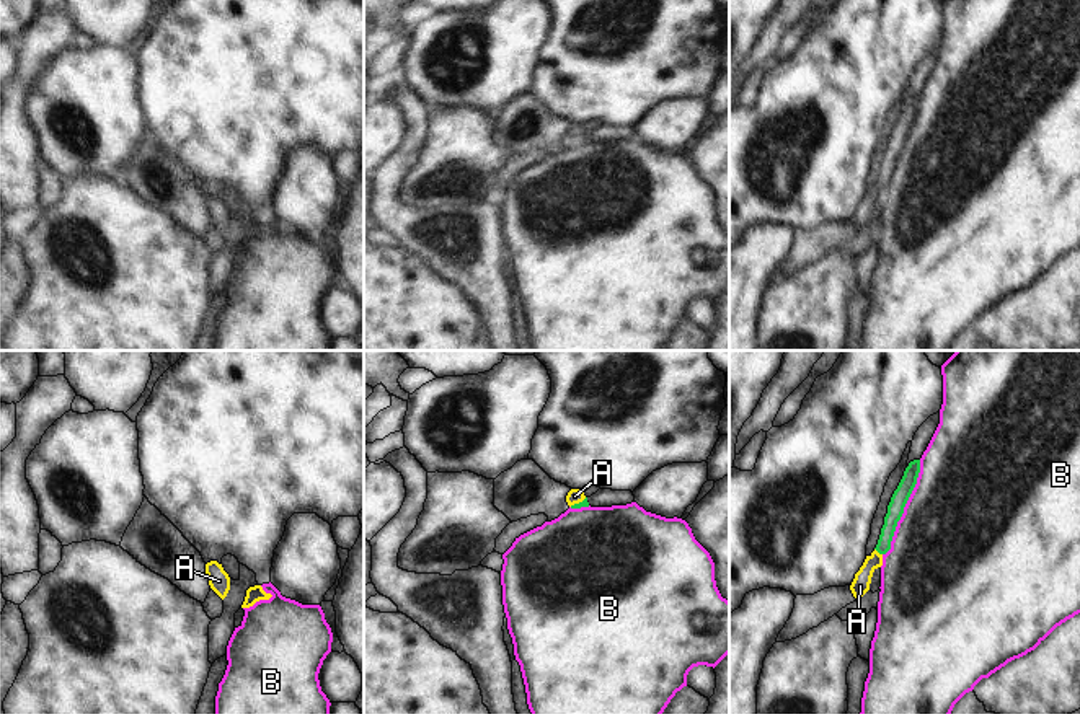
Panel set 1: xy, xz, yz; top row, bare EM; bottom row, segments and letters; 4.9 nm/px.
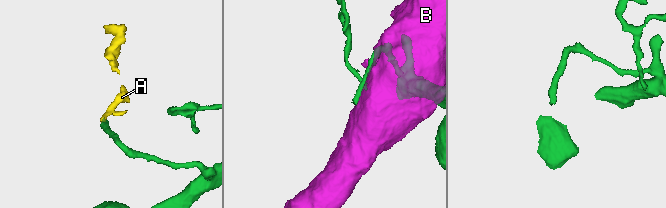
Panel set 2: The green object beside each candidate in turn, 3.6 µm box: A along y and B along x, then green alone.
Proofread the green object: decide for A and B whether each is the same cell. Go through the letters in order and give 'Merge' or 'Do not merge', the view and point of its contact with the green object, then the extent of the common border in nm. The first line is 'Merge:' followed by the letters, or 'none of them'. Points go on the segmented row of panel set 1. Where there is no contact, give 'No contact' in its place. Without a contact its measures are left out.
Merge: A
A: Merge. Touches green at yz (878, 551). Shared border 50 nm
B: Do not merge. Touches green at yz (904, 506). Shared border 500 nm

